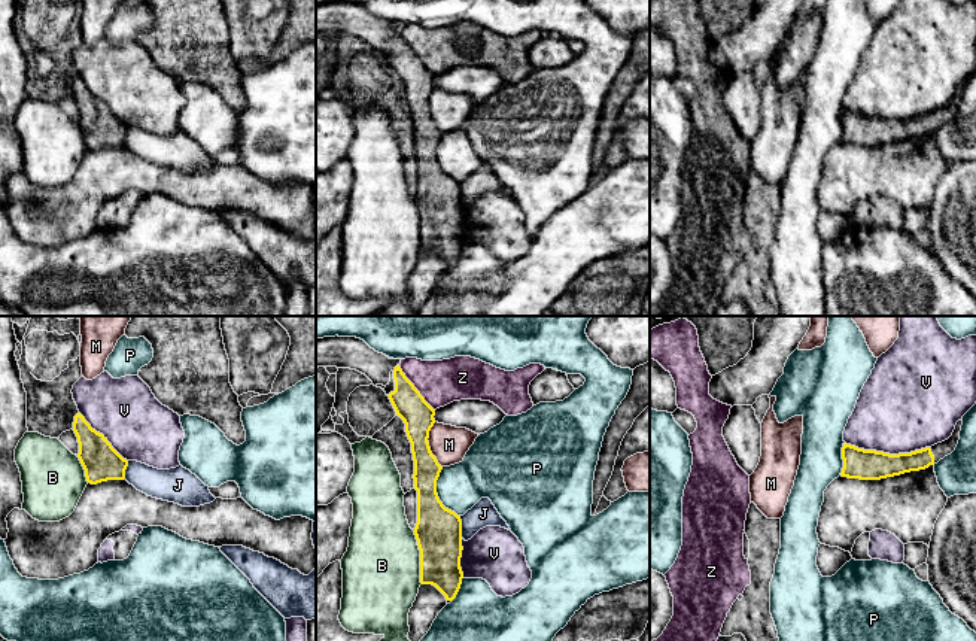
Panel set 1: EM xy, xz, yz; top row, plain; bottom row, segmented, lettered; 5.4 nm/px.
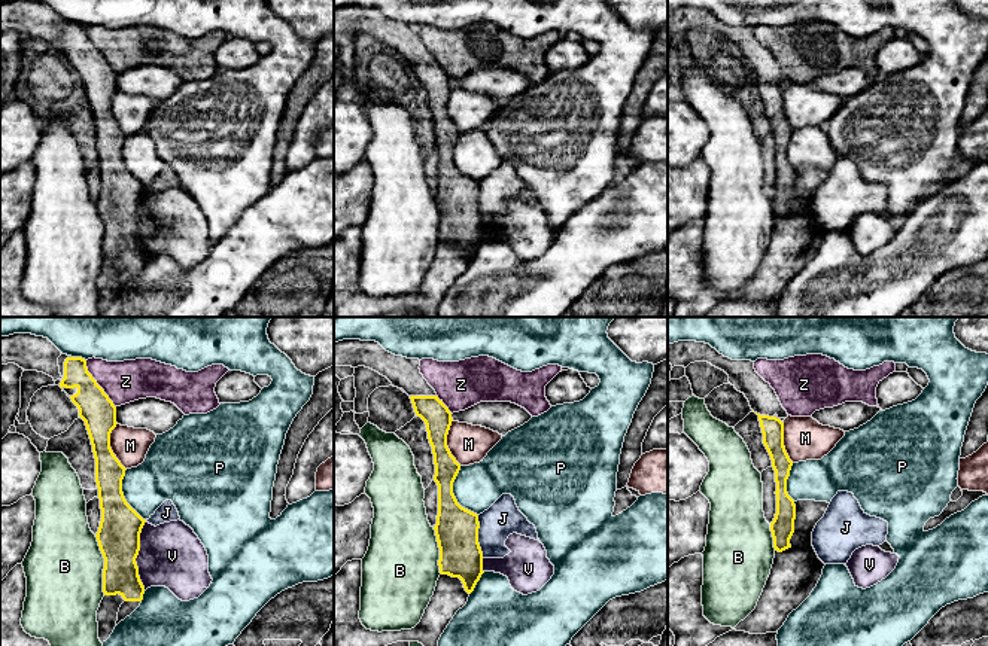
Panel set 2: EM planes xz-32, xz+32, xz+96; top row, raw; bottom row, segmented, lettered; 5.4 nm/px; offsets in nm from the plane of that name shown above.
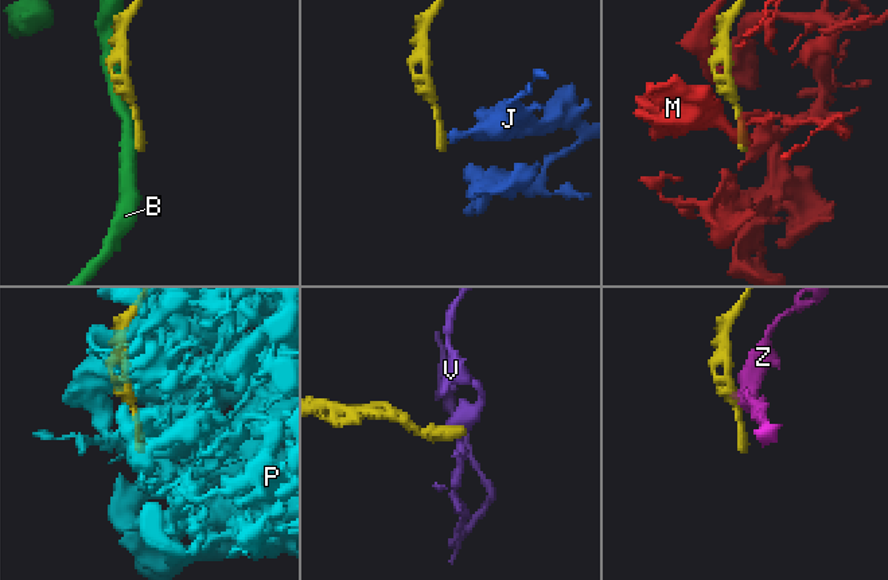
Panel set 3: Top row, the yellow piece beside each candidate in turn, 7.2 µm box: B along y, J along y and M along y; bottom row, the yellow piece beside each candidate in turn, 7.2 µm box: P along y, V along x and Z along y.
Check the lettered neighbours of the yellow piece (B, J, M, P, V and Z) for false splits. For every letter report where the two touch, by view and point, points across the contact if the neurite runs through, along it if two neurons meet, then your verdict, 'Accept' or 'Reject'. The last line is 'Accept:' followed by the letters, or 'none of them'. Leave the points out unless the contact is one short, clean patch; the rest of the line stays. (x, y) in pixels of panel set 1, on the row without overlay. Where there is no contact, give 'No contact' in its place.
B: Touches yellow at xz (420, 224). Boundary: xz (413, 197), (417, 206), (419, 246), (422, 249). Reject
J: Touches yellow at xz (461, 193). Boundary: xz (459, 182), (462, 203). Reject
M: Touches yellow at xz (428, 111). Reject
P: Touches yellow at xz (437, 160). Reject
V: Touches yellow at yz (887, 120). Reject
Z: Touches yellow at xz (414, 54). Boundary: xz (398, 32), (434, 76). Reject
Accept: none of them

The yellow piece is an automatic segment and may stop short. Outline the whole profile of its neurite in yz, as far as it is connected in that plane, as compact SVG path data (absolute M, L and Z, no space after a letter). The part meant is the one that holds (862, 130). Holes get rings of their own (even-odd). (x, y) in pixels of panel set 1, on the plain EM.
M963 85L957 88L952 101L931 113L910 119L890 121L876 116L864 116L843 109L843 134L840 142L860 146L881 146L910 137L925 136L951 121L960 106Z

